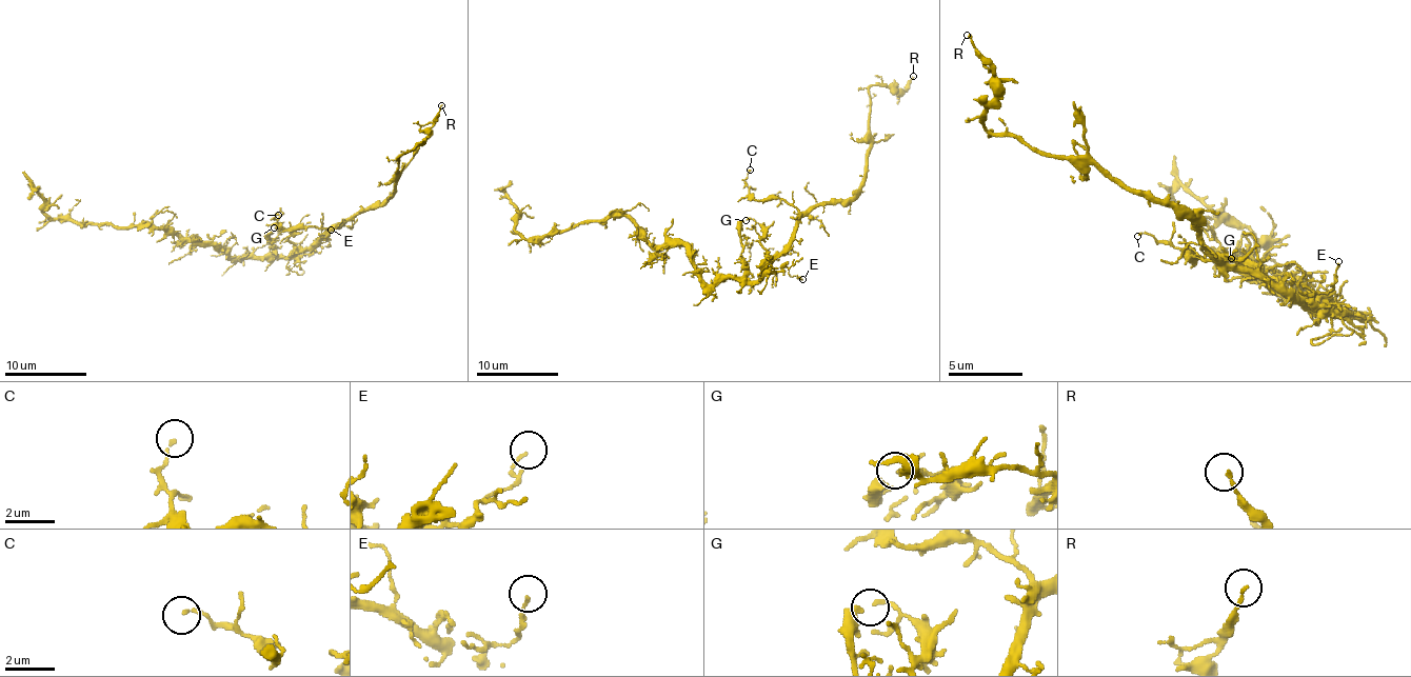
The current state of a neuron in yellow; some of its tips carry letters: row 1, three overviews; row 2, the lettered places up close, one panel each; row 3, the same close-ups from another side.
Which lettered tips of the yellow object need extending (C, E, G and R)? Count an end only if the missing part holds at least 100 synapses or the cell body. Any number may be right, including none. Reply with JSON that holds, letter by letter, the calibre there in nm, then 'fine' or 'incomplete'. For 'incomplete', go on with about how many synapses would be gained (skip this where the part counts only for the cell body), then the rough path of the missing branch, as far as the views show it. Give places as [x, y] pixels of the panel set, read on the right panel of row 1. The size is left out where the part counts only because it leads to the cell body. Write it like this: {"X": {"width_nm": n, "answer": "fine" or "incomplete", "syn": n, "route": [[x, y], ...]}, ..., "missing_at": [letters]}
{"C": {"width_nm": 120, "answer": "fine"}, "E": {"width_nm": 100, "answer": "fine"}, "G": {"width_nm": 150, "answer": "fine"}, "R": {"width_nm": 110, "answer": "fine"}, "missing_at": []}

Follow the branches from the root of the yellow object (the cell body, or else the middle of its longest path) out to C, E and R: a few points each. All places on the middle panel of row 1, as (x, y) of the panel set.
C: (754, 281), (789, 242), (798, 212), (778, 198), (756, 200), (746, 185), (750, 170)
E: (754, 281), (762, 281), (785, 265), (791, 275), (802, 279)
R: (754, 281), (802, 216), (848, 200), (859, 185), (870, 144), (870, 87), (905, 90), (913, 76)

